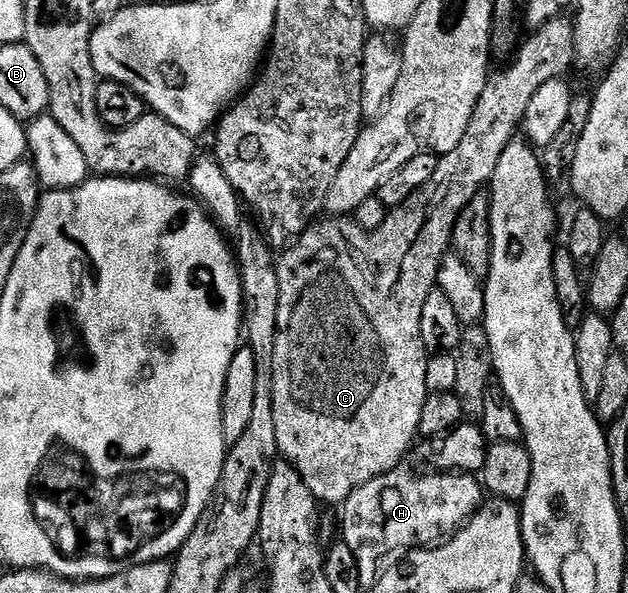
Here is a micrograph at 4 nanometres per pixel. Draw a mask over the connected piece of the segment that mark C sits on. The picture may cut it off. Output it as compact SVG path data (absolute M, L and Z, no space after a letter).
M563 16L548 20L539 30L529 35L531 38L517 47L516 53L509 59L510 67L503 74L491 73L484 84L484 92L480 92L480 100L476 104L476 112L472 112L472 120L468 120L468 132L464 132L464 140L452 148L452 152L441 155L438 167L432 180L424 184L404 204L393 207L387 213L384 224L375 230L360 228L357 222L346 216L326 216L315 221L304 231L298 241L285 247L277 259L278 275L280 276L280 309L276 315L276 356L272 356L272 409L276 419L276 444L279 455L290 462L304 476L304 484L314 493L319 503L335 502L341 504L356 492L368 480L376 480L376 476L387 474L403 465L406 453L410 450L414 438L419 437L420 412L424 409L424 400L427 396L426 381L428 380L428 352L424 348L424 336L420 336L420 316L424 312L424 300L428 300L428 292L432 292L438 285L438 273L442 267L442 258L452 246L454 225L460 212L472 201L477 194L483 193L489 187L492 176L496 172L496 164L500 164L500 156L504 156L504 148L516 137L522 125L524 116L528 112L528 104L532 96L548 80L566 78L569 70L576 66L574 56L574 23L569 17Z

